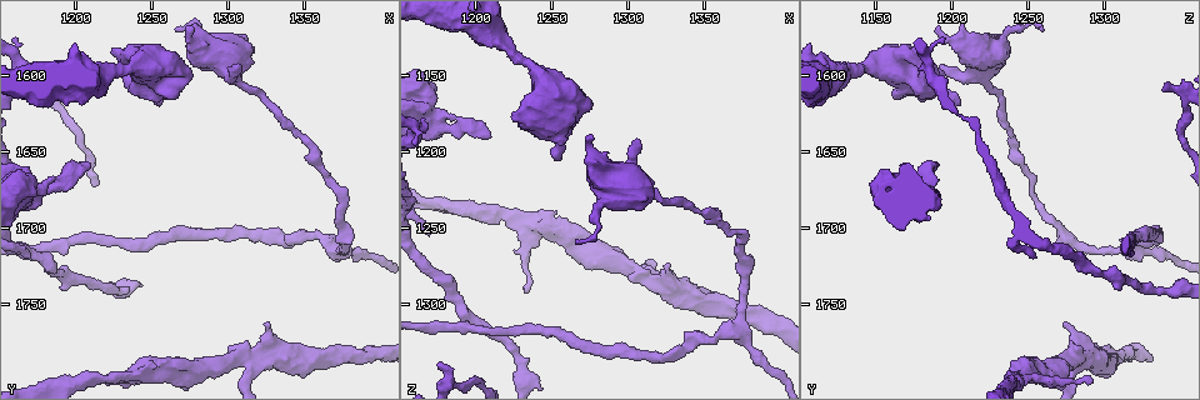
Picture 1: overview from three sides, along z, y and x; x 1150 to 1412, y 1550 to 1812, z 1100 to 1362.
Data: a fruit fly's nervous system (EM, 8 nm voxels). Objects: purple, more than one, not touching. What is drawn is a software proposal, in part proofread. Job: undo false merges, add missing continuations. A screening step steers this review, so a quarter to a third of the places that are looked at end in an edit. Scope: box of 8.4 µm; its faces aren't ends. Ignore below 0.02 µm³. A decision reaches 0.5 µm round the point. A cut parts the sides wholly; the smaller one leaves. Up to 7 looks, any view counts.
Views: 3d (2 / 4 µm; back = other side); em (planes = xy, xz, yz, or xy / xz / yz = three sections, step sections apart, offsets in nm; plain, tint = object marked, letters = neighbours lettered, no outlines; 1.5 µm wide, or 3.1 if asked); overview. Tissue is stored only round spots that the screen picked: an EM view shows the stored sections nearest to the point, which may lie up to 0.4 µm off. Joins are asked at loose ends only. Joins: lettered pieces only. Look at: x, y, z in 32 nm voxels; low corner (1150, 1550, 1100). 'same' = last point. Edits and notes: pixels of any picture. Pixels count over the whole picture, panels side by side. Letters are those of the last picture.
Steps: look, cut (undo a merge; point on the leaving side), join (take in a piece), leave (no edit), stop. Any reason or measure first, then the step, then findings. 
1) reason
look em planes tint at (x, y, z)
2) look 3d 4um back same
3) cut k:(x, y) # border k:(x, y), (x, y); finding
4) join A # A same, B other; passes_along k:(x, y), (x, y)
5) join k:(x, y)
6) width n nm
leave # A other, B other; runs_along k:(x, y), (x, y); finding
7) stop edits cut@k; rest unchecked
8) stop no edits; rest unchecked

free end
look 3d 4um at (1276, 1566, 1190)

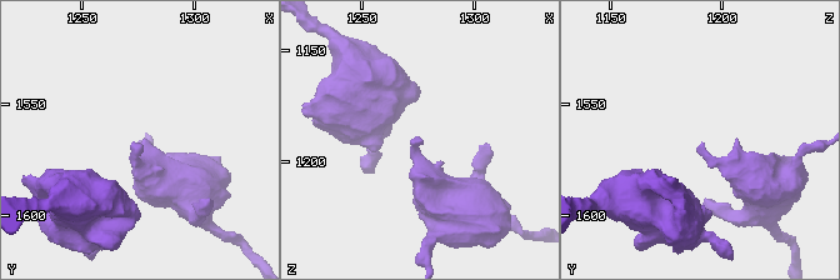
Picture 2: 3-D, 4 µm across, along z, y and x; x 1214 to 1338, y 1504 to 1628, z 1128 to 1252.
look em planes letters at (1275, 1567, 1192)

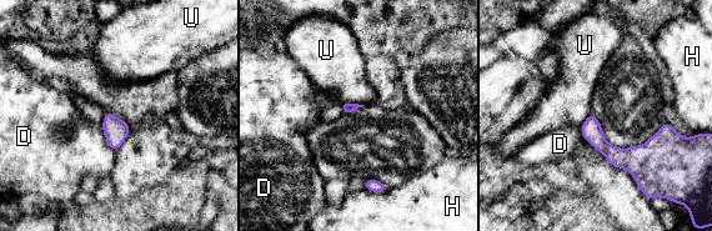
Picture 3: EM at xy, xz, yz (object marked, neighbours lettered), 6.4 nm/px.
leave # D other, H other, U other; border 3:(364, 104), (344, 105); none of them fits

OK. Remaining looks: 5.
look em xy step 8 letters at (1302, 1788, 1276)

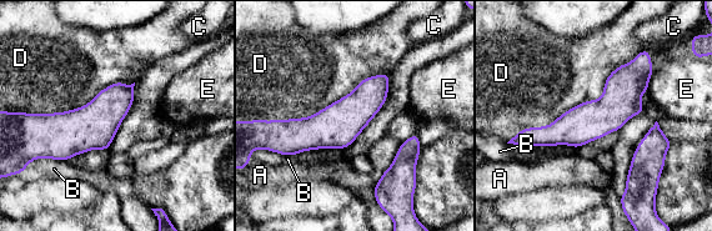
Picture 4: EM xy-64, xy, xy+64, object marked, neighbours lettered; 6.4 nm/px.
longest_contact D 1050 nm
leave # A other, B other, C other, D other, E other; runs_along 4:(648, 69), (597, 117), (522, 137); all the same cell

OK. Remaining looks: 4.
free end
look em planes plain at (1176, 1606, 1340)

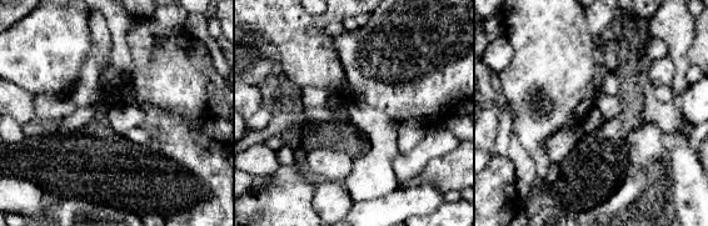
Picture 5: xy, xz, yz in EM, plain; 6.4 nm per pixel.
what lies round it
look em planes letters same

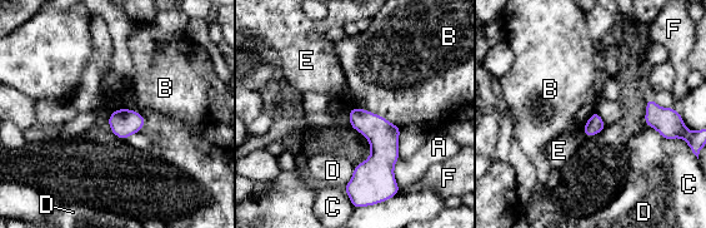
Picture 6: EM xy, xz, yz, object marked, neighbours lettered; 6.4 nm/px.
width 120 nm
leave # A other, B other, C other, D other, E other, F other; border 6:(349, 108), (374, 112), (400, 128); no lettered piece goes on from it

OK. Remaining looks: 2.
stop no edits; rest unchecked

